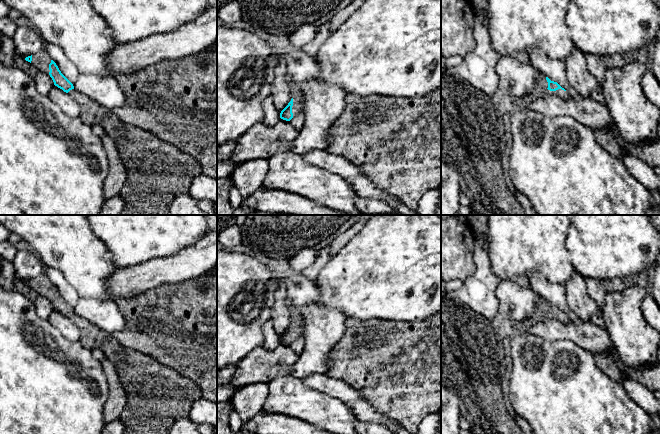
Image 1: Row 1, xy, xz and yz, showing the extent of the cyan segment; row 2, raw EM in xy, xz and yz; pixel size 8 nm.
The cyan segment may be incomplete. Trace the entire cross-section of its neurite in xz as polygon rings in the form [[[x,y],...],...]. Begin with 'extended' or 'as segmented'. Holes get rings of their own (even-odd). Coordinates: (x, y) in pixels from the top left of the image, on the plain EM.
extended; [[[295,318],[288,329],[281,335],[280,342],[290,345],[299,337],[303,337],[303,324],[299,318]]]

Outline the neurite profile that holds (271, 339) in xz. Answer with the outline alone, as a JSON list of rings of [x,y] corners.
[[[272,319],[263,325],[264,347],[267,350],[276,349],[280,342],[280,336],[277,334]]]

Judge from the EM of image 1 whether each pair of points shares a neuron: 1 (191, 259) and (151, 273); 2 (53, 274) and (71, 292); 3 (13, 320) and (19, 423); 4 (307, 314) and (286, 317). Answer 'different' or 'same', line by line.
1: same
2: same
3: same
4: different

